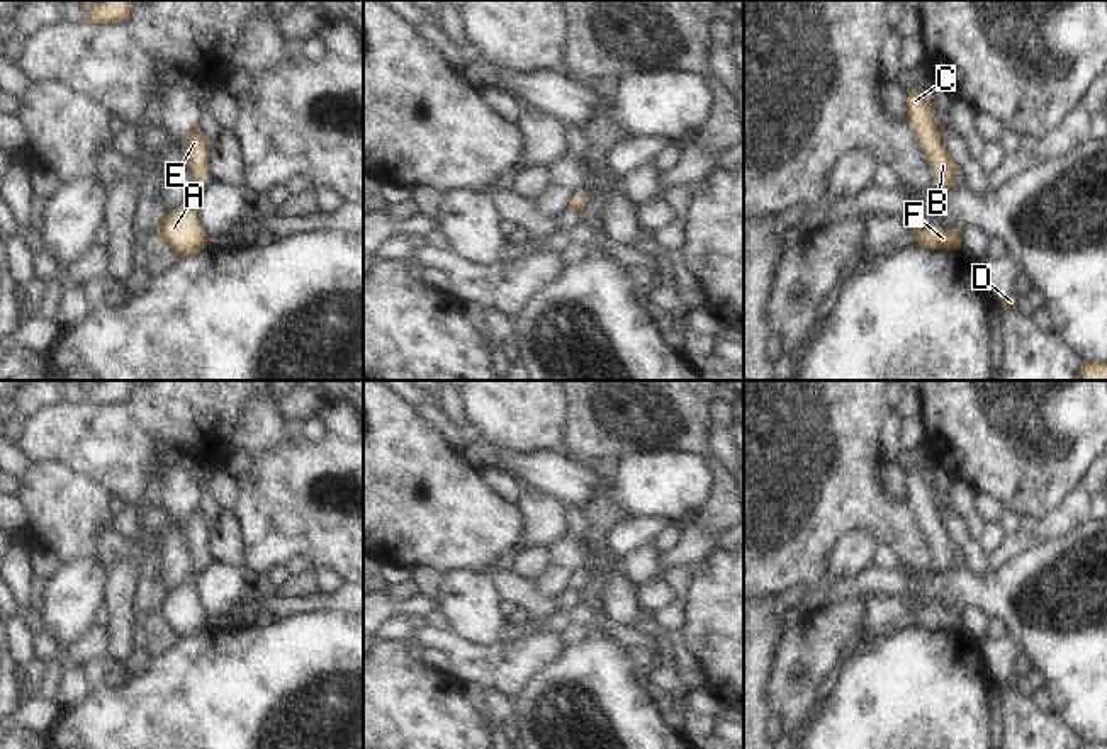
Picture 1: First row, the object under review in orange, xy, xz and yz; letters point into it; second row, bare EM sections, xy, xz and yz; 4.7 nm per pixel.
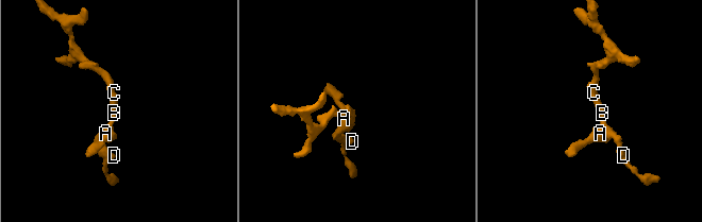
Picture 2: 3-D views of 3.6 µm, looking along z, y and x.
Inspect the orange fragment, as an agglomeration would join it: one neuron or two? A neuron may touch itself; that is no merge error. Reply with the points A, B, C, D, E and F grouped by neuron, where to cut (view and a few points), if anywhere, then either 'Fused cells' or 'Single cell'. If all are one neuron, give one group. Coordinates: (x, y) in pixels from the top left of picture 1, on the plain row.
Groups: A B C D E F. No split. Single cell.

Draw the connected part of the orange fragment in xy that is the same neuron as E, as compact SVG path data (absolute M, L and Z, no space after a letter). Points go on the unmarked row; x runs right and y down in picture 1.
M200 506L187 516L182 533L199 562L188 579L170 589L156 610L165 625L175 634L175 639L183 639L207 628L209 617L202 610L194 588L195 577L207 559L209 527L205 525Z

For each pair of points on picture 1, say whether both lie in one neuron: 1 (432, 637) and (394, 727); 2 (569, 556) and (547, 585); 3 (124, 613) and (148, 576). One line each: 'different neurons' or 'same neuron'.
1: different neurons
2: same neuron
3: different neurons

